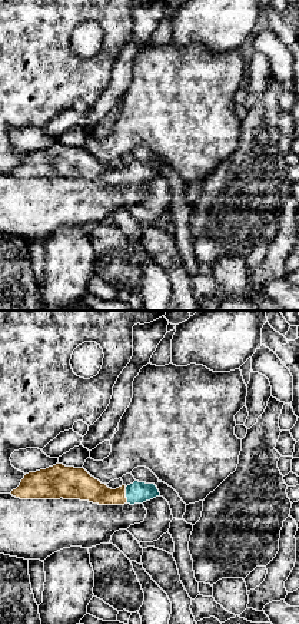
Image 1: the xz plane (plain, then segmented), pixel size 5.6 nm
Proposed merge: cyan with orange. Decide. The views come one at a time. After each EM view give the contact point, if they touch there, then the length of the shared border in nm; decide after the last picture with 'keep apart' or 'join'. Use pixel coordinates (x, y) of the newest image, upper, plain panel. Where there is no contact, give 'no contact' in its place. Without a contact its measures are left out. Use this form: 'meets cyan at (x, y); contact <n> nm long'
meets cyan at (126, 175); contact 100 nm long

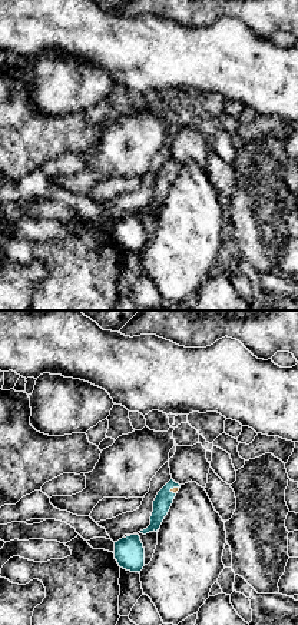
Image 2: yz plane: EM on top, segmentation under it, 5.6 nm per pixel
meets cyan at (174, 166); contact 60 nm long

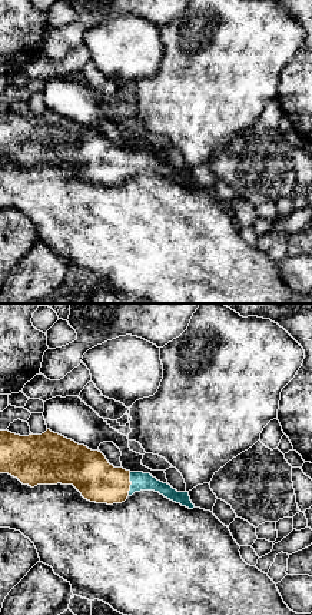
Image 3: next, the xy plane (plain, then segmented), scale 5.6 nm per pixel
meets cyan at (132, 163); contact 140 nm long

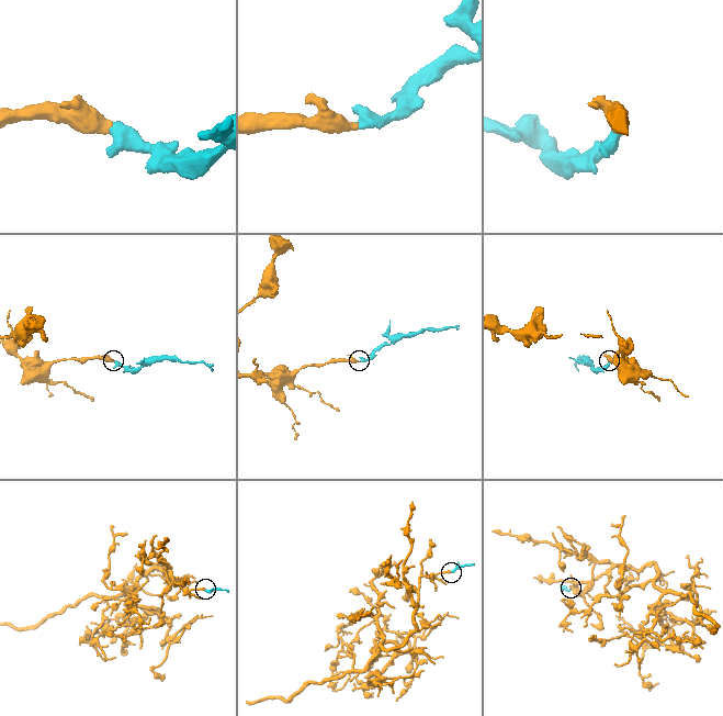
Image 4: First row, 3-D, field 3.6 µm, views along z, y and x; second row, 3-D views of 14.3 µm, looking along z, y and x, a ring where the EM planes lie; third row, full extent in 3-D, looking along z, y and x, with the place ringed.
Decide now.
join

